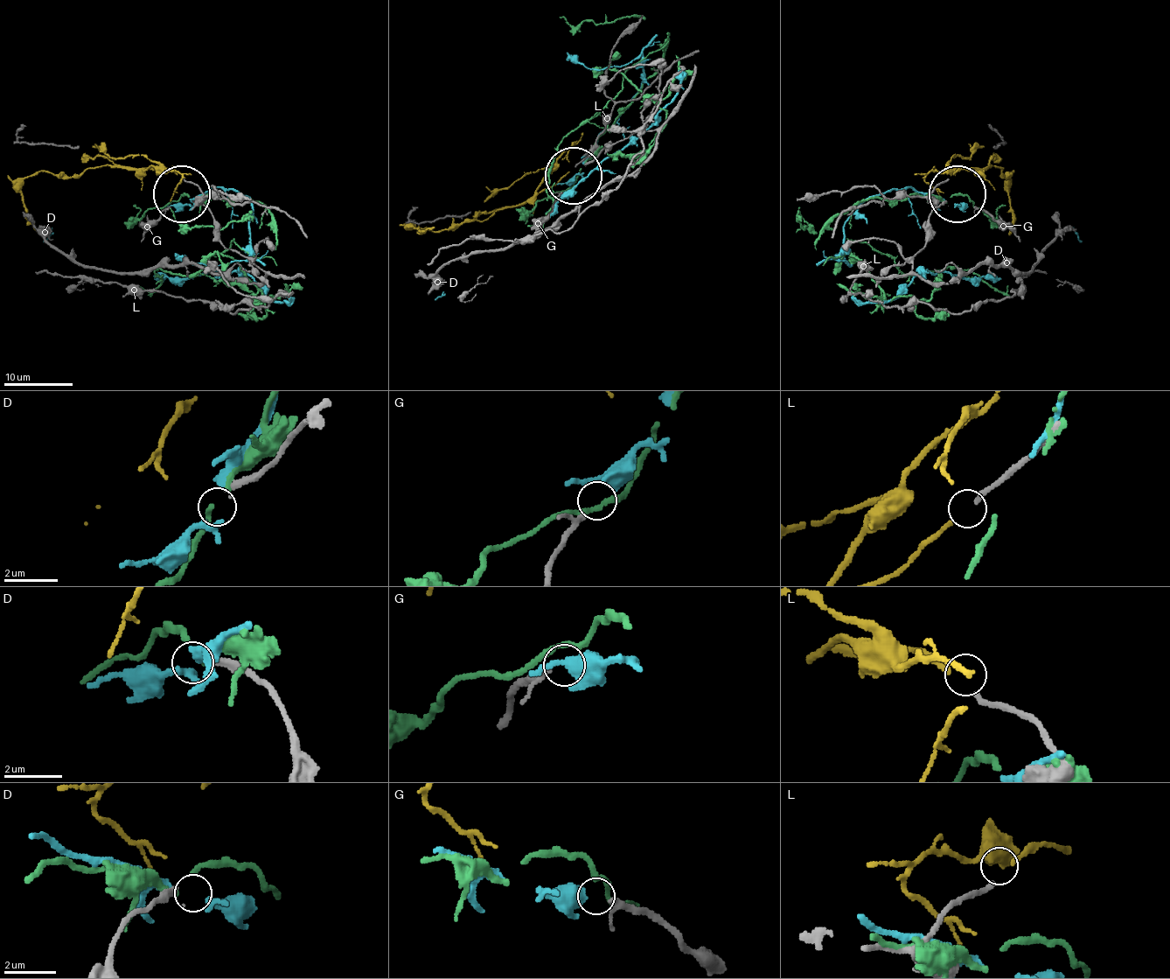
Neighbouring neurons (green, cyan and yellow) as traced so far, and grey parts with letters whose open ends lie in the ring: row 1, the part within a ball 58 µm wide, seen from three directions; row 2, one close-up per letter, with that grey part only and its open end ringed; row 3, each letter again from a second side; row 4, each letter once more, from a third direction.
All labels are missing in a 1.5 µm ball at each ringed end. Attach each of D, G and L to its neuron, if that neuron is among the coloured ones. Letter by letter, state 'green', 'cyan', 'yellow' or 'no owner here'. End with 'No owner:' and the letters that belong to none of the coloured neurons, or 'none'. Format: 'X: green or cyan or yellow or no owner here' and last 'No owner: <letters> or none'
D: no owner here
G: cyan
L: yellow
No owner: D

